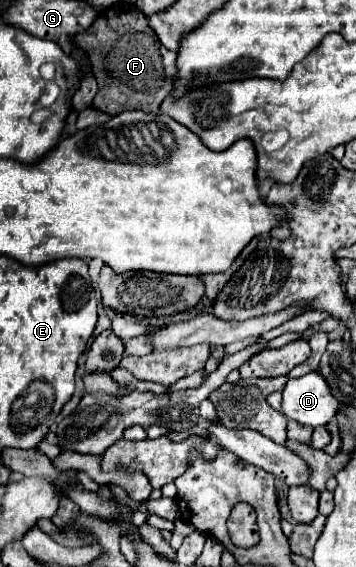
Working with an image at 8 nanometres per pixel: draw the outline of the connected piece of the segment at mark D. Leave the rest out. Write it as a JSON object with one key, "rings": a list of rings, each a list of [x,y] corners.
{"rings":[[[313,371],[297,379],[289,379],[283,389],[281,413],[287,419],[309,427],[327,425],[337,413],[339,401],[331,395],[325,379]]]}

